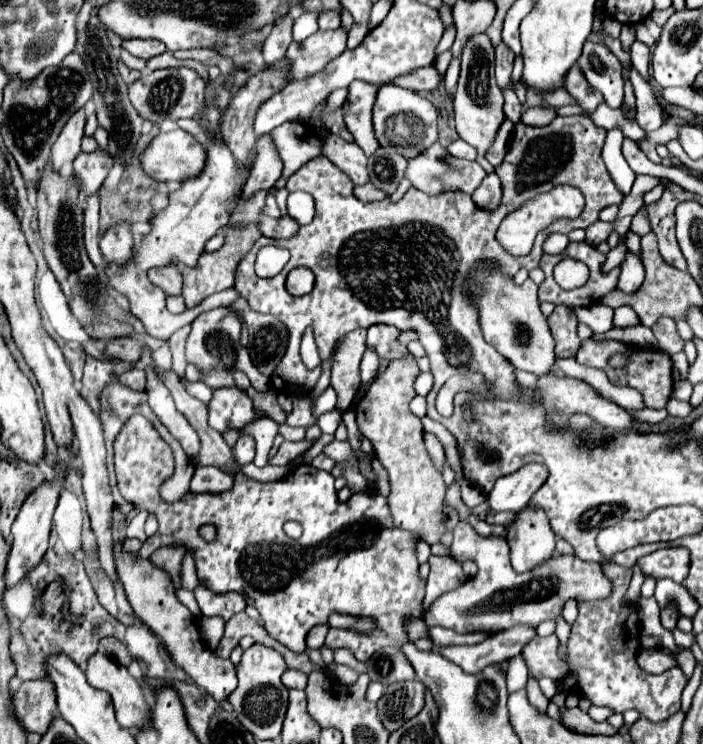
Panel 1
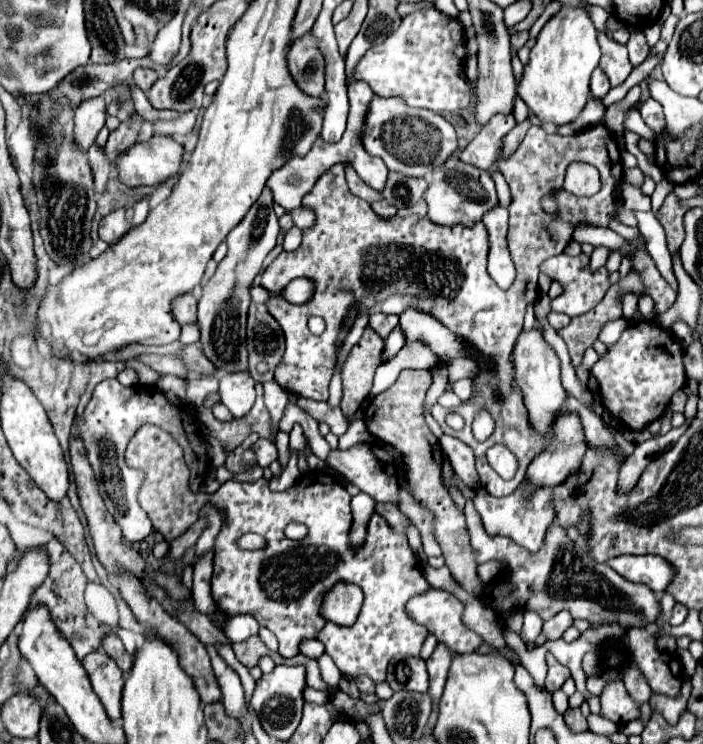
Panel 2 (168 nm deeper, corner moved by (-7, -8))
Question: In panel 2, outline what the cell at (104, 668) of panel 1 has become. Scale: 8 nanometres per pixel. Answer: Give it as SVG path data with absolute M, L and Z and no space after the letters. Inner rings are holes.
M100 650L86 656L86 660L82 660L82 664L90 676L94 692L98 694L102 706L106 708L106 714L112 720L120 720L124 676L122 676L122 670L118 668L118 664L114 664L114 660L110 660L110 656L106 656Z

